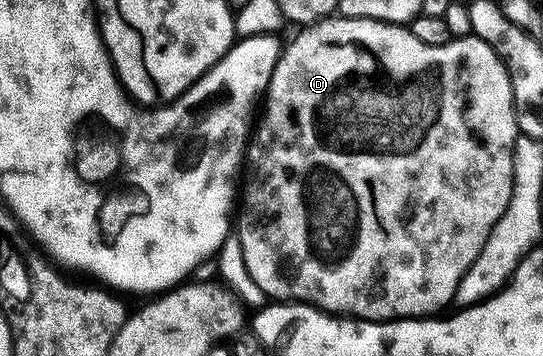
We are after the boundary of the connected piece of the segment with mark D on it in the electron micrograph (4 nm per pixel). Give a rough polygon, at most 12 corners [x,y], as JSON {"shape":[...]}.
{"shape":[[317,19],[234,235],[333,315],[455,300],[510,205],[506,65]]}

